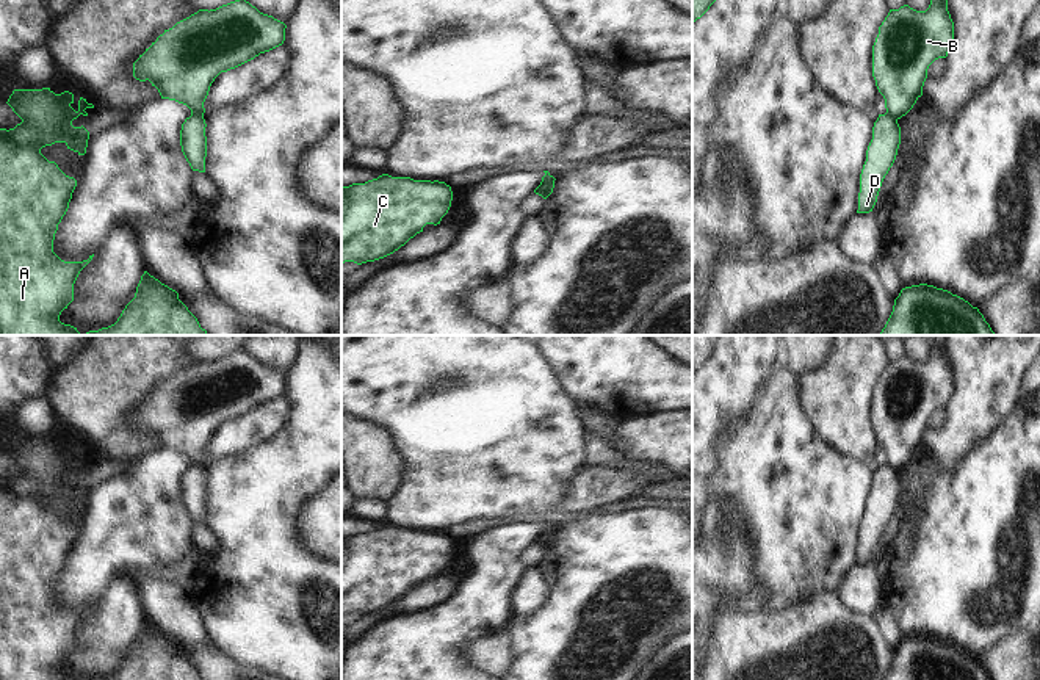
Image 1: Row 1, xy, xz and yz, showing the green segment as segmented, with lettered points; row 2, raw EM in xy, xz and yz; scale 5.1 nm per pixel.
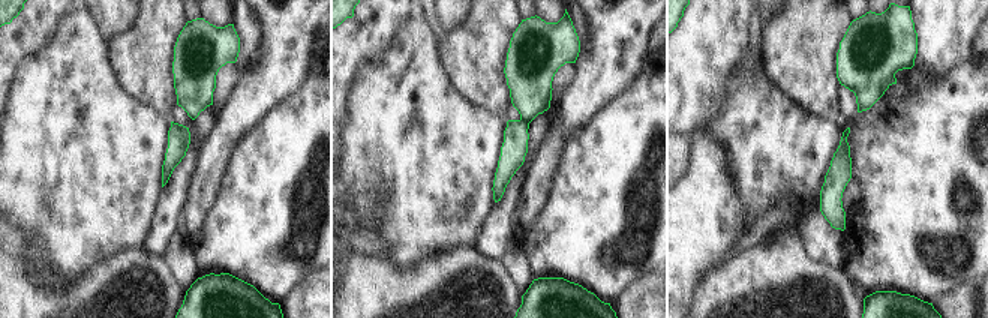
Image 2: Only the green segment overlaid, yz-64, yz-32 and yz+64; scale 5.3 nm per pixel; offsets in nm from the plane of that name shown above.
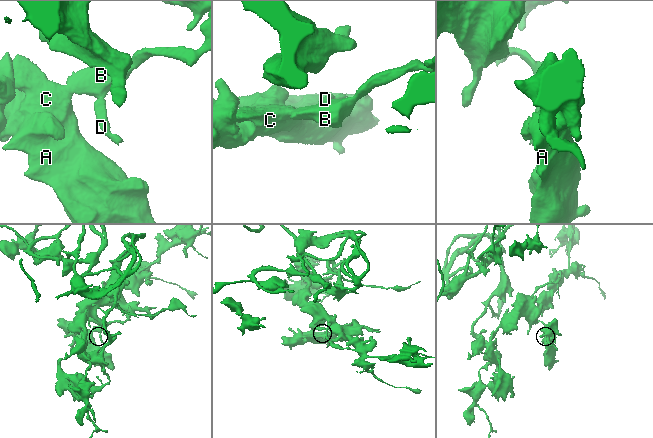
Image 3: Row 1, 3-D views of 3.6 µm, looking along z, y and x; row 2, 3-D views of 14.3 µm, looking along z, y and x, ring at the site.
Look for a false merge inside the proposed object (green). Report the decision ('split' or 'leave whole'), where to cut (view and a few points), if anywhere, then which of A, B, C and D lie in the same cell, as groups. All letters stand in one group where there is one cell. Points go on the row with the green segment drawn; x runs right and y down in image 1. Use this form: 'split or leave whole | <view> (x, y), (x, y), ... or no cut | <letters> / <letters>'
split | xy (191, 113), (202, 115) | A B C / D

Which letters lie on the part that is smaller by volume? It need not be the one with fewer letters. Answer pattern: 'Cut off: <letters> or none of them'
Cut off: D

